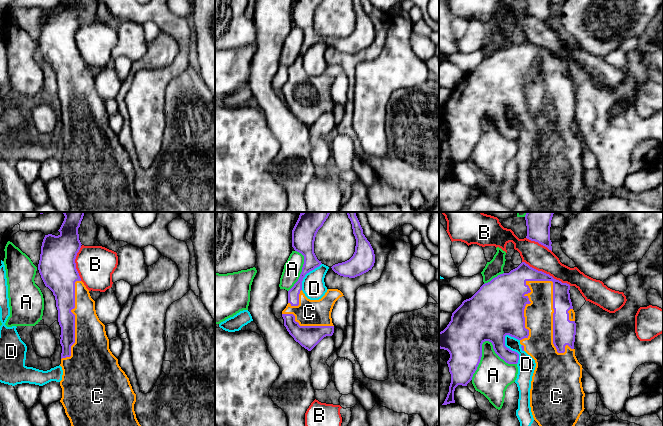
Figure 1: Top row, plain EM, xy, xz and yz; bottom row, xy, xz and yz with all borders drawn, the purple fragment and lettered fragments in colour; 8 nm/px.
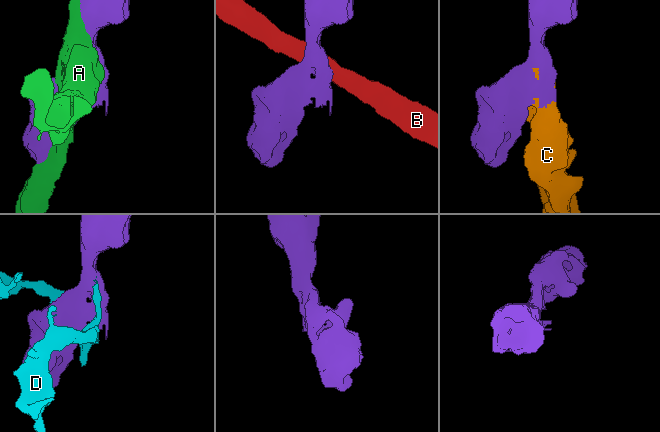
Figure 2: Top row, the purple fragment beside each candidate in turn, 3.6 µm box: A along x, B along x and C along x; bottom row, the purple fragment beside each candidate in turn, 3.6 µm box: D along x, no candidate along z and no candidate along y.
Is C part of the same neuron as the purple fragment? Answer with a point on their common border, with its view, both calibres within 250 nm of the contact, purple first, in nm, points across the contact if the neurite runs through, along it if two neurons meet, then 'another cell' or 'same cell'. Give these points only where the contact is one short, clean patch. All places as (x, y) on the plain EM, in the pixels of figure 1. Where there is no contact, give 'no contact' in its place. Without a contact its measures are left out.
meets purple in yz at (553, 90); 190 nm thick on the purple side, 220 nm on the other; same cell

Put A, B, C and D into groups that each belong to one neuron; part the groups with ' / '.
A / B / C / D

